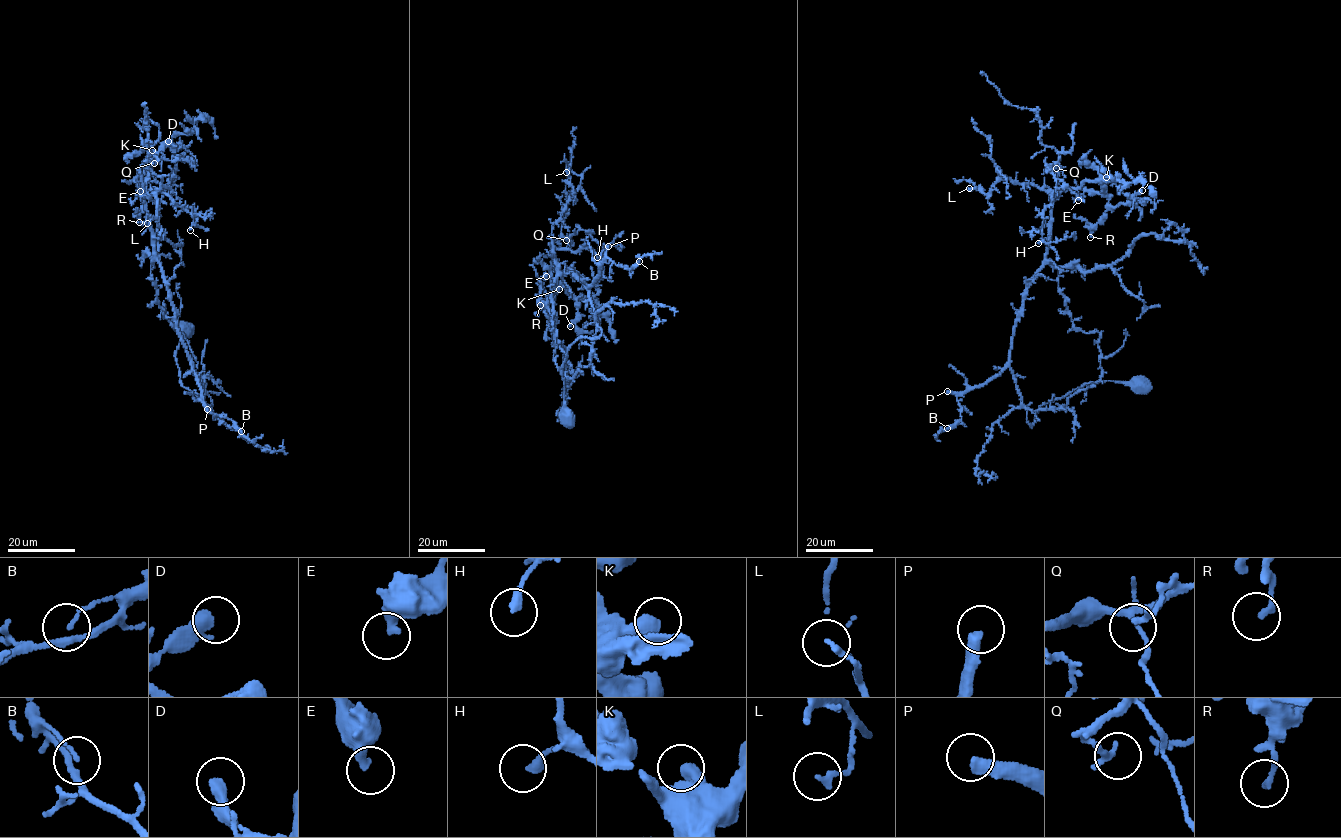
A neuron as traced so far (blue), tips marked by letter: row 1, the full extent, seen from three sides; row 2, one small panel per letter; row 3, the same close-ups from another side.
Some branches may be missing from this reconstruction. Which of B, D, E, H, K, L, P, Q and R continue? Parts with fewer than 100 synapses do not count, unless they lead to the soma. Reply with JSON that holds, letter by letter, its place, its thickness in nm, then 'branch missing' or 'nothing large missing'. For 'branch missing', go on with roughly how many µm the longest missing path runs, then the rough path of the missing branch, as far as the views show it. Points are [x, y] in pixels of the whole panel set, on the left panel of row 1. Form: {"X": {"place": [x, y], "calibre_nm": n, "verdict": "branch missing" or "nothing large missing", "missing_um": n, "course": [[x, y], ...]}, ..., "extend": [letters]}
{"B": {"place": [241, 431], "calibre_nm": 80, "verdict": "nothing large missing"}, "D": {"place": [168, 141], "calibre_nm": 420, "verdict": "nothing large missing"}, "E": {"place": [140, 191], "calibre_nm": 420, "verdict": "nothing large missing"}, "H": {"place": [190, 230], "calibre_nm": 280, "verdict": "nothing large missing"}, "K": {"place": [152, 150], "calibre_nm": 440, "verdict": "nothing large missing"}, "L": {"place": [147, 223], "calibre_nm": 180, "verdict": "nothing large missing"}, "P": {"place": [207, 409], "calibre_nm": 400, "verdict": "branch missing", "missing_um": 90, "course": [[207, 409], [206, 415], [274, 430], [273, 434], [260, 425], [255, 393], [264, 384], [258, 364], [267, 361]]}, "Q": {"place": [154, 163], "calibre_nm": 190, "verdict": "nothing large missing"}, "R": {"place": [139, 222], "calibre_nm": 180, "verdict": "nothing large missing"}, "extend": ["P"]}

